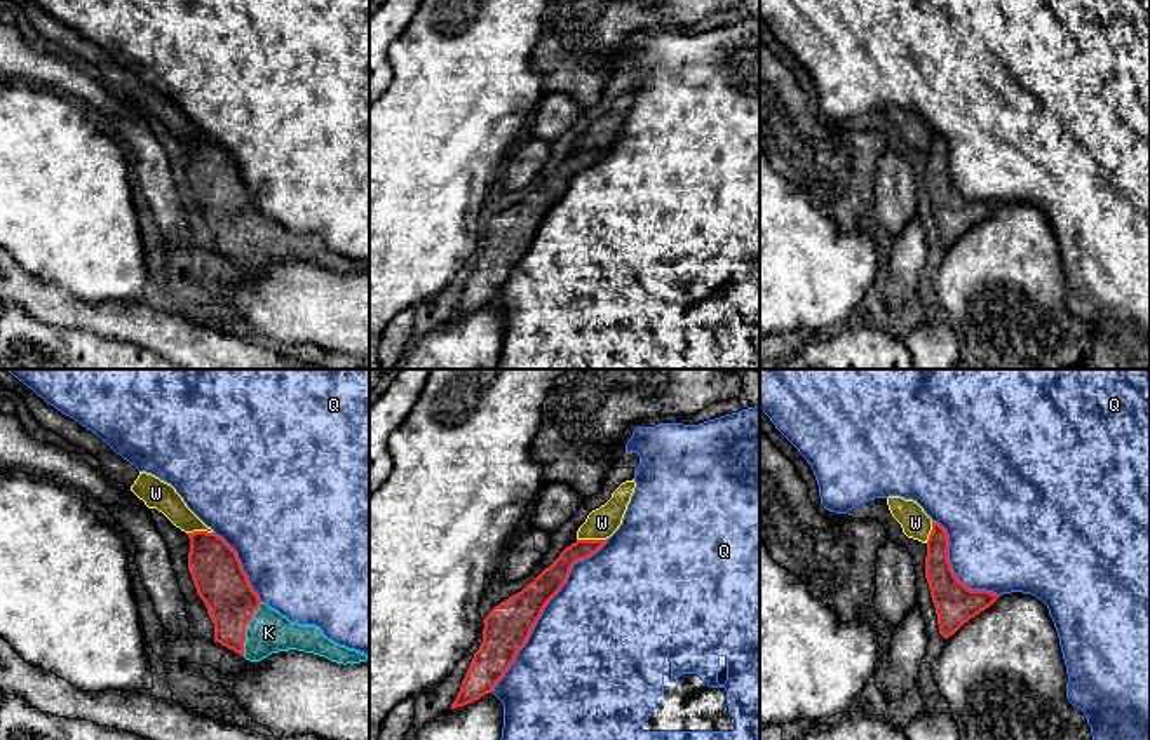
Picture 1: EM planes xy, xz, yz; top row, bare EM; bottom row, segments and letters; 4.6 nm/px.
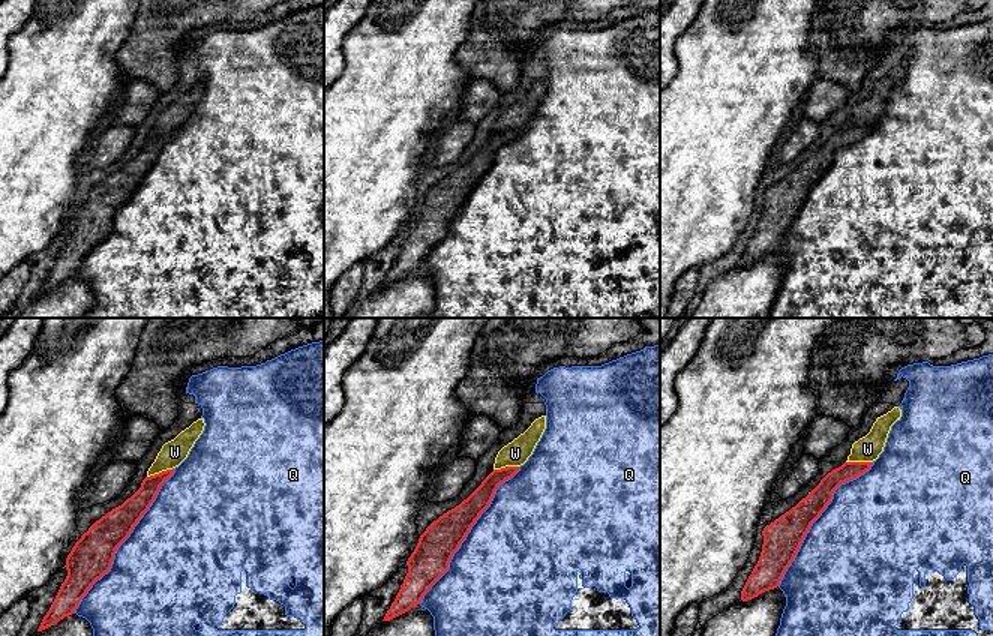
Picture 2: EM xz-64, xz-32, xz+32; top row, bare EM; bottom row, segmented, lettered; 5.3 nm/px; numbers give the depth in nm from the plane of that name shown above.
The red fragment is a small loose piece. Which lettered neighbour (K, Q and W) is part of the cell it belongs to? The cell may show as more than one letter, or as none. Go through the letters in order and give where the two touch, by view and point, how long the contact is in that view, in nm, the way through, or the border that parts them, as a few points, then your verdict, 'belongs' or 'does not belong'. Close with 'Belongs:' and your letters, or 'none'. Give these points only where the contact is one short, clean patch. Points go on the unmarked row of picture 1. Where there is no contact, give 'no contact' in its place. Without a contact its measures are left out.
K: xy (244, 239) | 260 nm | belongs
Q: xz (542, 220) | 900 nm | does not belong
W: xz (591, 150) | 140 nm | does not belong
Belongs: K

